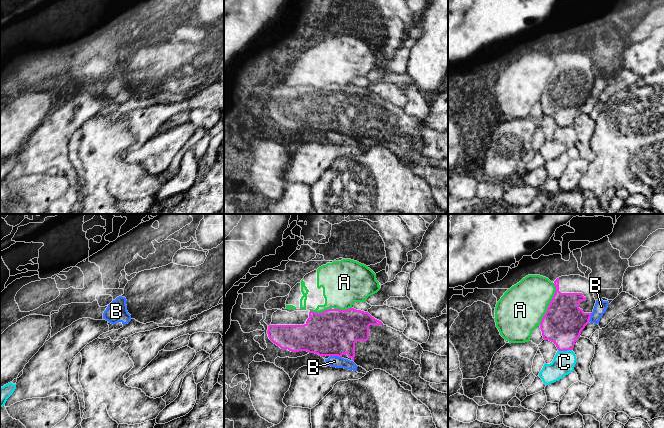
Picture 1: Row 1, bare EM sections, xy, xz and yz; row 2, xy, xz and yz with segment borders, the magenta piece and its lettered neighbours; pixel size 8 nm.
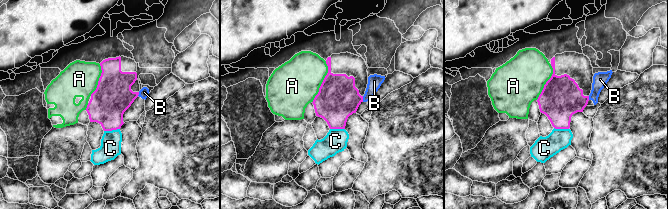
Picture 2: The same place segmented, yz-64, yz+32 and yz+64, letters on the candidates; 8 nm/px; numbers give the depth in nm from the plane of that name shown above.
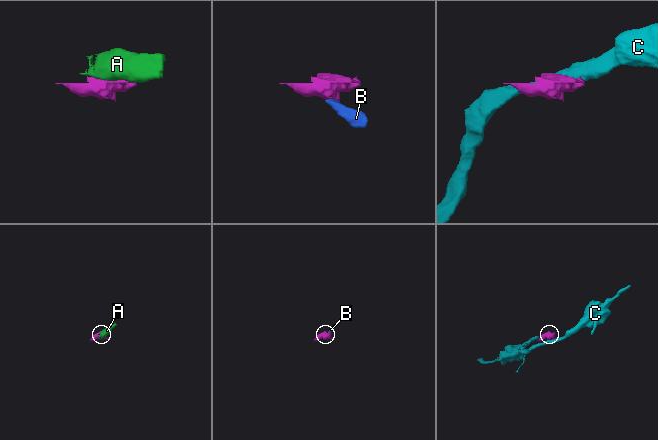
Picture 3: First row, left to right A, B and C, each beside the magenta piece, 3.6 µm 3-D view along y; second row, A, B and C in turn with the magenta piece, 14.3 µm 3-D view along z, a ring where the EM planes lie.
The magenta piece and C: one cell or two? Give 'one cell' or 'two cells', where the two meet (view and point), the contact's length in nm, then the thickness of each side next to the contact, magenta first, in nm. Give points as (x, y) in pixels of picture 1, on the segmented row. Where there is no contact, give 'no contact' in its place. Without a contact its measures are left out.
two cells; meets magenta in yz at (565, 350); contact 110 nm long; 320 nm thick on the magenta side, 180 nm on the other

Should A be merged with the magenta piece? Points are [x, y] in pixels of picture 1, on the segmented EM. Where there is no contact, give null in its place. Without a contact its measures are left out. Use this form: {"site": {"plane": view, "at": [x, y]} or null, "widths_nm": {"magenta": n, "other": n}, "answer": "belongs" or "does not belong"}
{"site": {"plane": "yz", "at": [549, 304]}, "widths_nm": {"magenta": 320, "other": 380}, "answer": "does not belong"}

